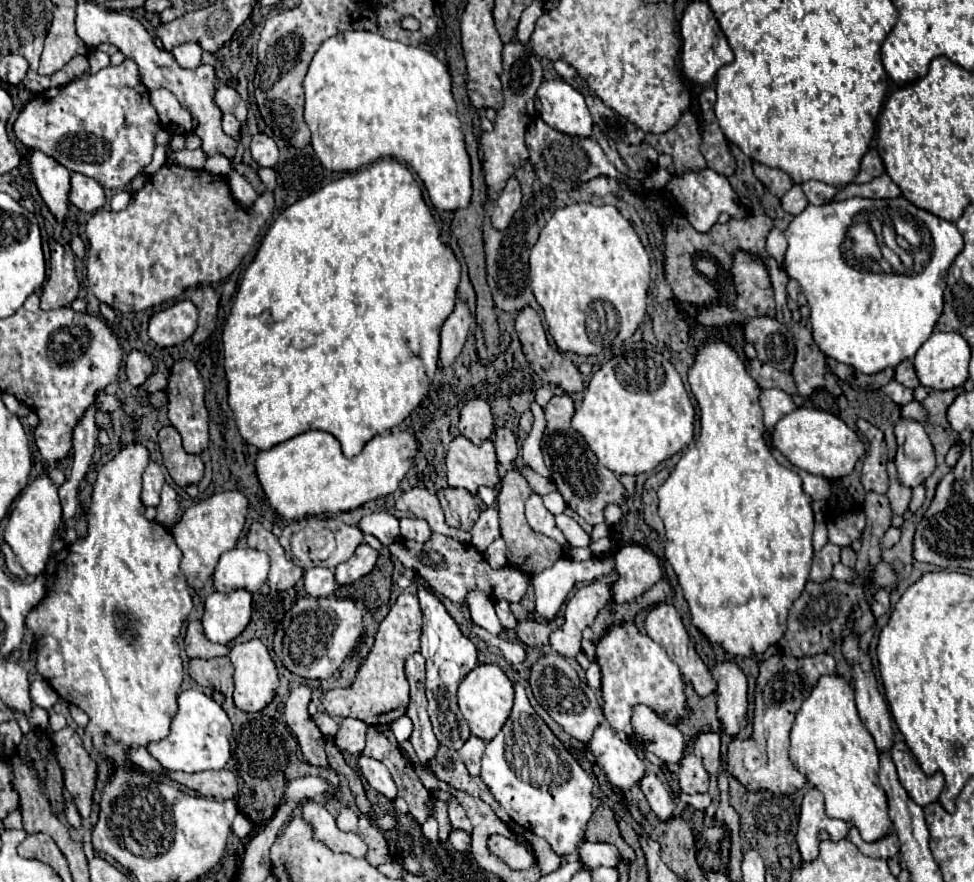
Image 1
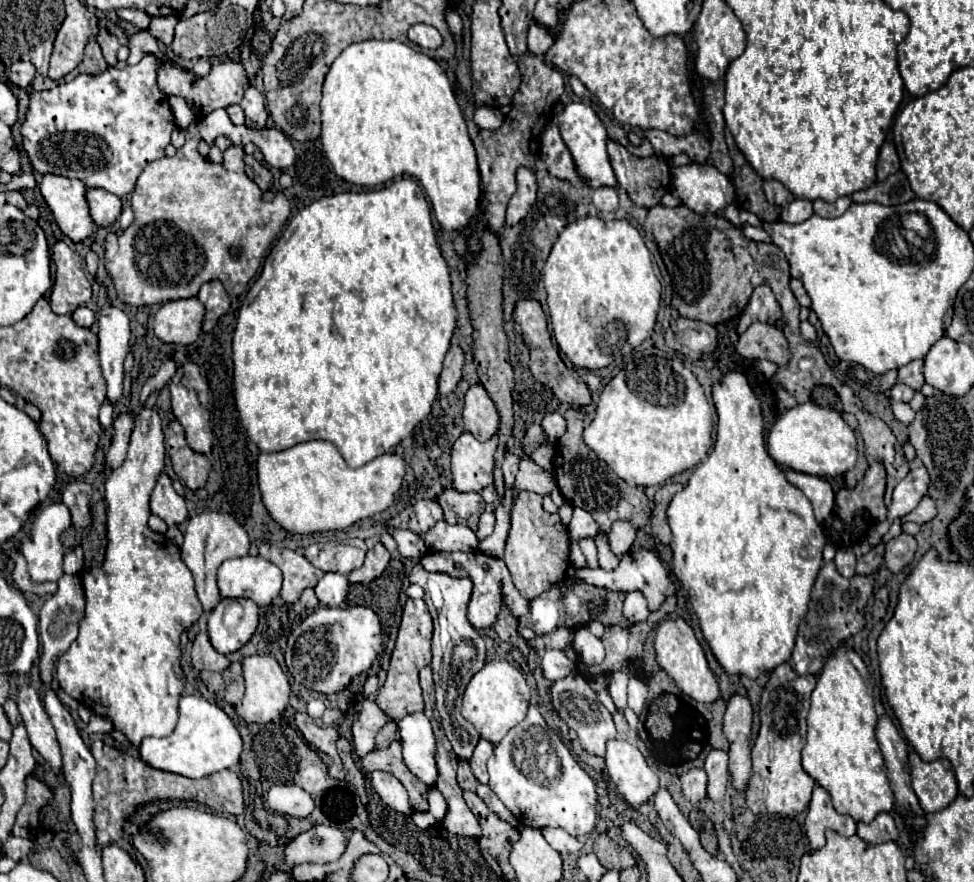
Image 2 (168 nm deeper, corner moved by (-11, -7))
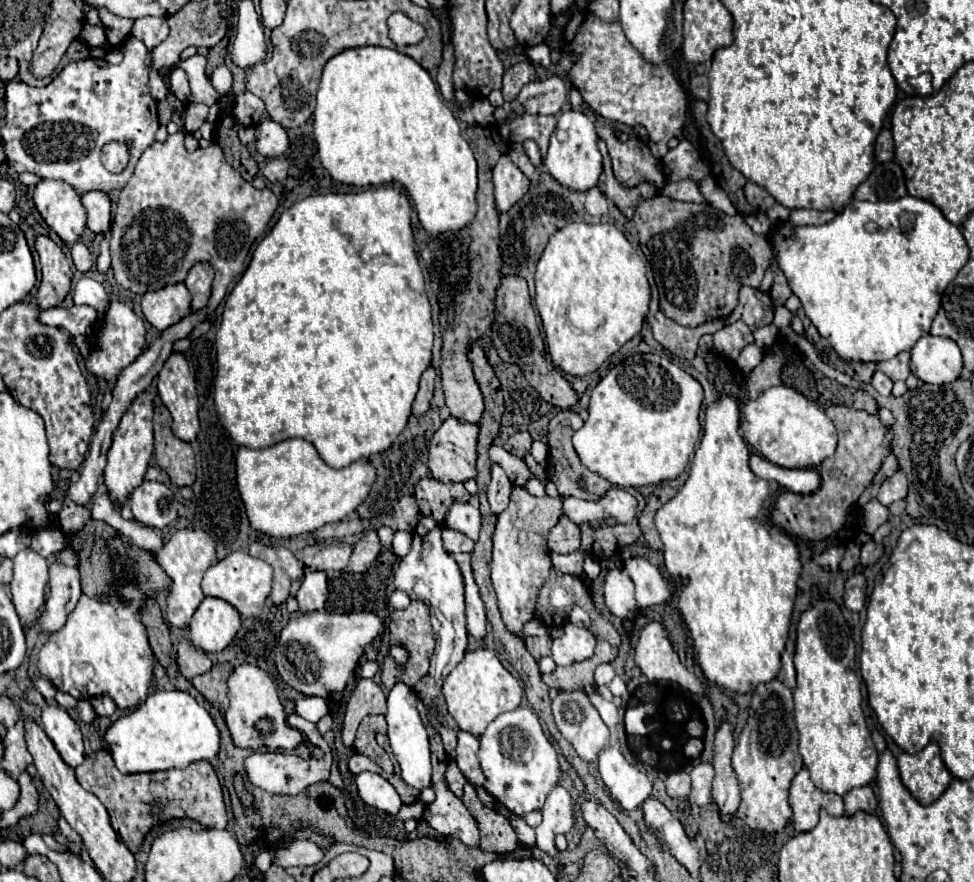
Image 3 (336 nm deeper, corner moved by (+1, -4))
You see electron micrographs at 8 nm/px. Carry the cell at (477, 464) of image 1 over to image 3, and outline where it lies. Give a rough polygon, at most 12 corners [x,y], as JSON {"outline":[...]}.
{"outline":[[448,417],[428,469],[438,481],[476,477],[478,427]]}

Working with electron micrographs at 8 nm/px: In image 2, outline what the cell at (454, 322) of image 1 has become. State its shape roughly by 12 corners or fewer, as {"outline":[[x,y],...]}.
{"outline":[[452,344],[438,378],[438,394],[446,396],[462,378],[464,350]]}

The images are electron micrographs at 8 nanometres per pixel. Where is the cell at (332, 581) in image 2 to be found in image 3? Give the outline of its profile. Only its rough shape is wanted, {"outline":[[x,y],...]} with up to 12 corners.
{"outline":[[306,569],[296,601],[300,613],[322,611],[326,575]]}

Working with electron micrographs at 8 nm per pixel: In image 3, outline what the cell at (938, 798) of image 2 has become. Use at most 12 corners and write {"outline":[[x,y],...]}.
{"outline":[[938,743],[902,753],[902,783],[920,805],[936,801],[952,781]]}

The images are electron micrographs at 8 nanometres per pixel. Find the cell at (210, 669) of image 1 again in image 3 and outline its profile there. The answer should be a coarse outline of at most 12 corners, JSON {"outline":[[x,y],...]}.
{"outline":[[216,663],[192,679],[220,713],[228,709],[230,663]]}

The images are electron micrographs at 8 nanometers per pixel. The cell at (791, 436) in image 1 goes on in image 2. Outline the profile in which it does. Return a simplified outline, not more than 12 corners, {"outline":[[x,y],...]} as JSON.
{"outline":[[818,404],[786,410],[768,432],[778,466],[842,476],[854,430]]}

